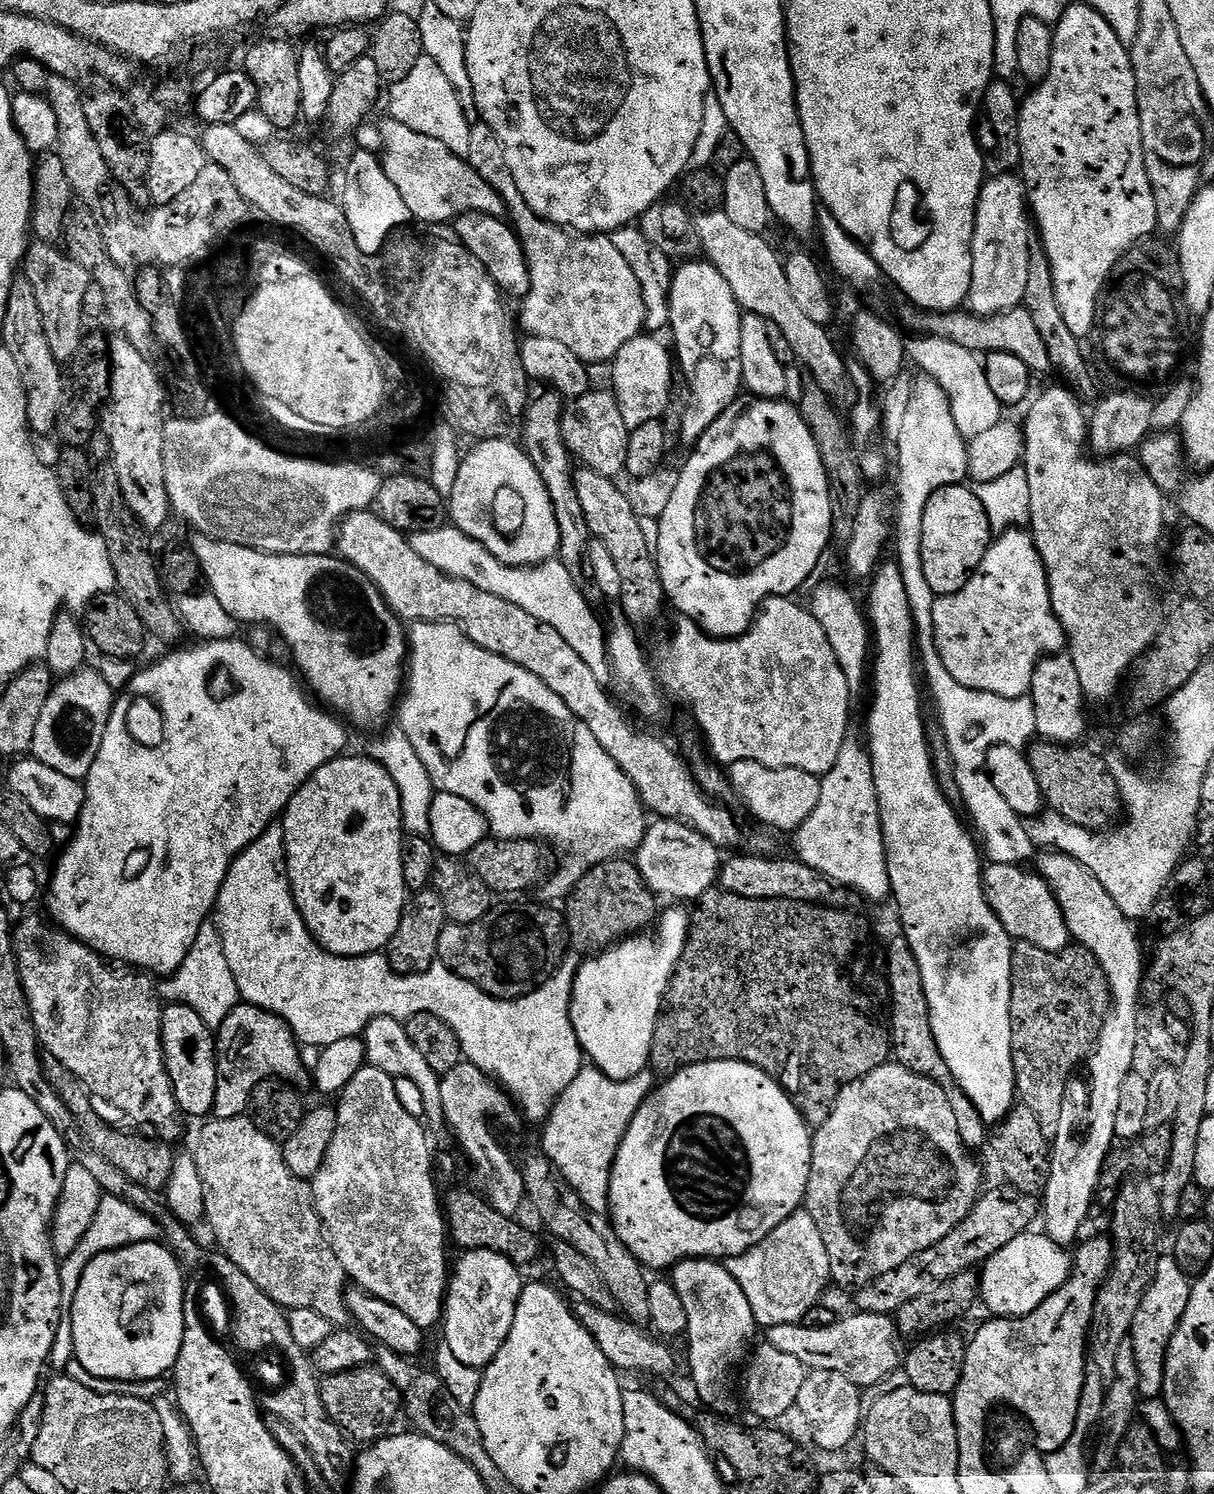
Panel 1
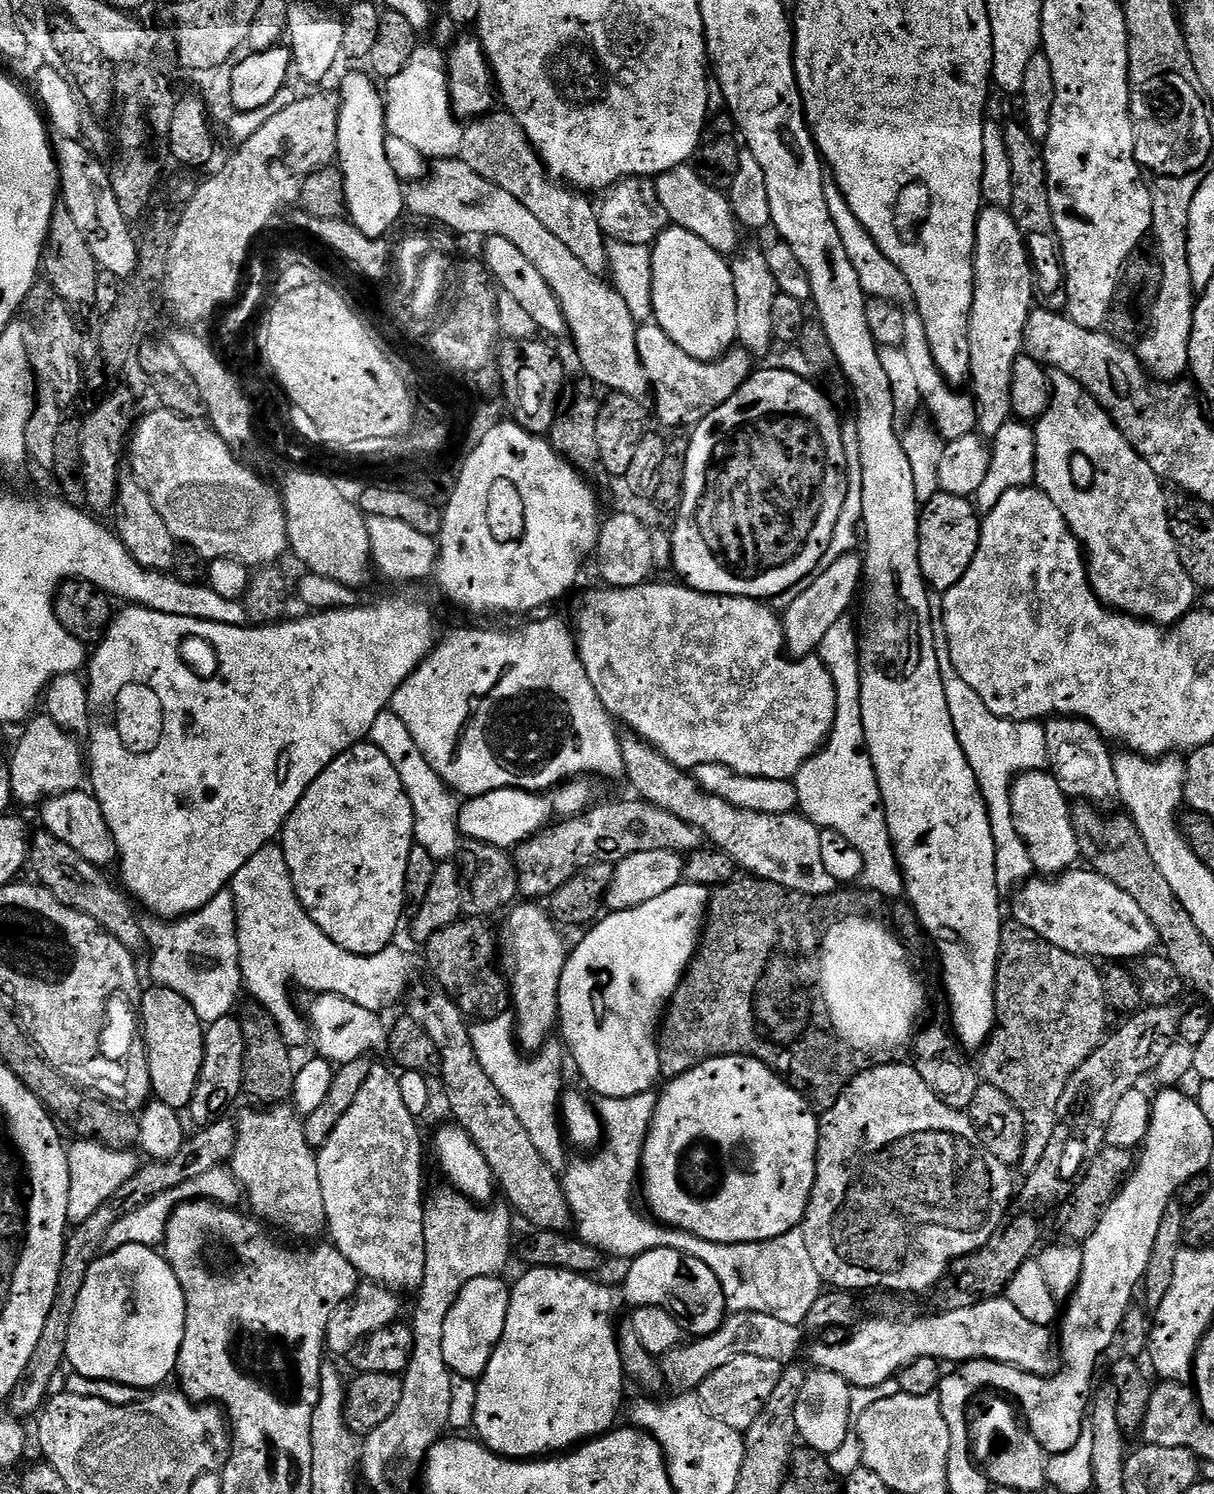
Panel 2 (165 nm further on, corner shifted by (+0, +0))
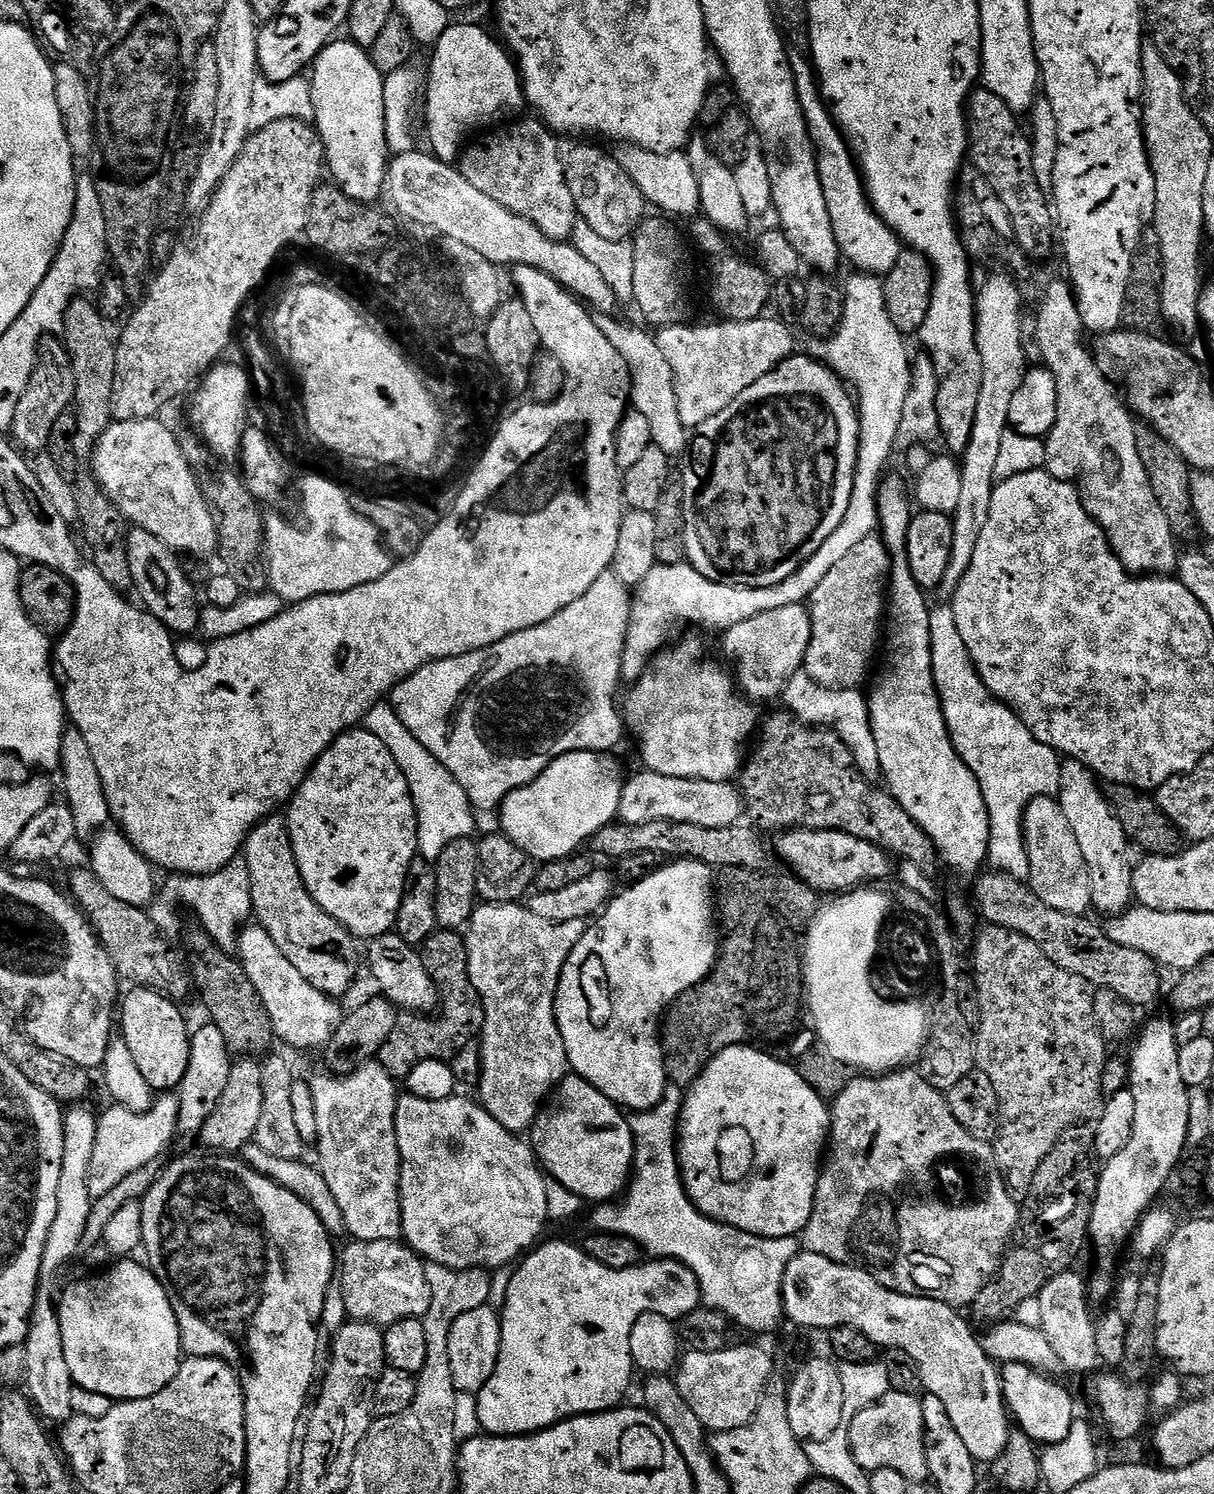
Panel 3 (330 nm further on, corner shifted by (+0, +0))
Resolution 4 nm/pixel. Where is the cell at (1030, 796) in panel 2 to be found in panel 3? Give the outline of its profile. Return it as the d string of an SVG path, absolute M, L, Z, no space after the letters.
M1039 796L1026 806L1024 845L1030 858L1027 883L1034 890L1034 894L1038 894L1038 898L1042 898L1046 906L1062 910L1062 914L1085 915L1092 908L1090 874L1086 858L1082 858L1082 850L1074 838L1074 830L1070 830L1070 822L1056 796Z

